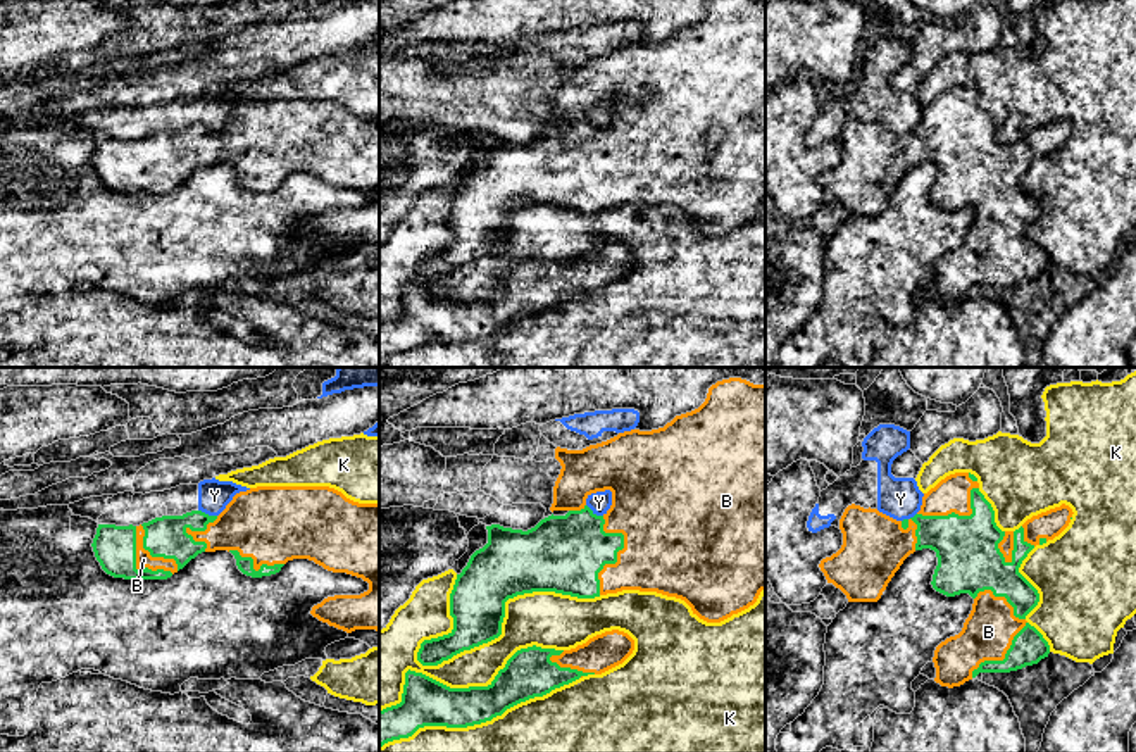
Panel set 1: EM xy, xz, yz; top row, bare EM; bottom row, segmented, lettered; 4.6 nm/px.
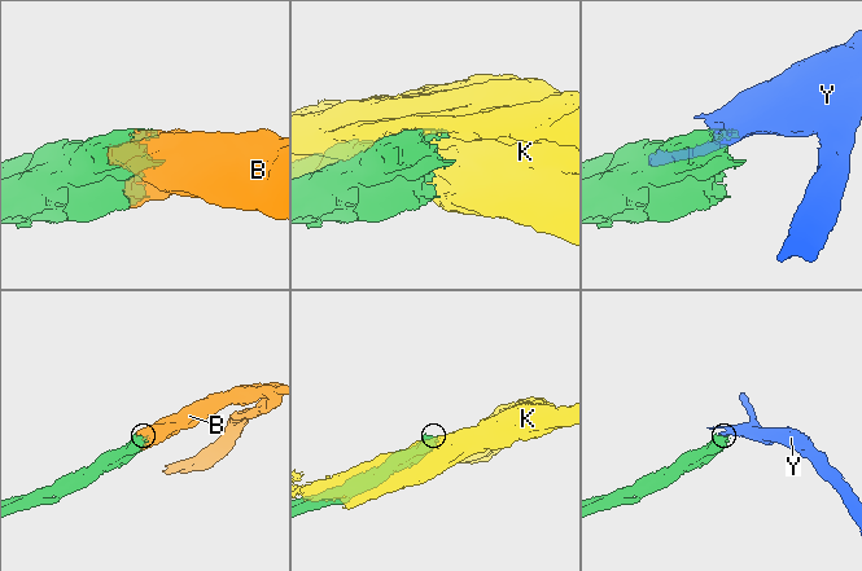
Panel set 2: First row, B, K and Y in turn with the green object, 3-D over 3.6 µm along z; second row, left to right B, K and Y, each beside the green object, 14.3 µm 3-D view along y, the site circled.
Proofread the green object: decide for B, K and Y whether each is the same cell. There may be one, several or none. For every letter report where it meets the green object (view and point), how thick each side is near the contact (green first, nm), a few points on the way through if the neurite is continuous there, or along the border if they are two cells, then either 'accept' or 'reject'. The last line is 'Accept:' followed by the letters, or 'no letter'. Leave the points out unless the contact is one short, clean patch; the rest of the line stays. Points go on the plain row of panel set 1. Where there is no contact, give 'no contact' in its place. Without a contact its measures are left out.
B: contact yz (1016, 249); calibres 160 and 240 nm; accept
K: contact xz (504, 226); calibres 300 and 260 nm; reject
Y: contact xy (207, 128); calibres 190 and 150 nm; border xy (199, 123), (216, 130); reject
Accept: B

